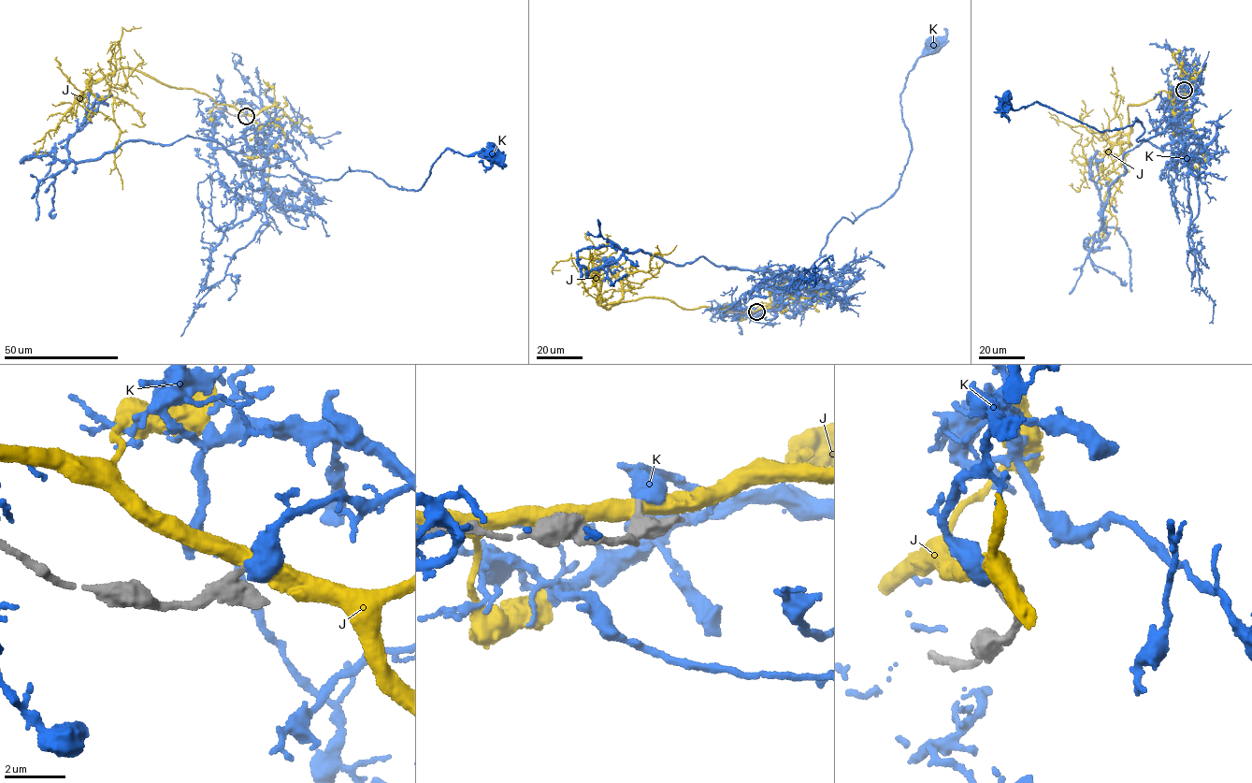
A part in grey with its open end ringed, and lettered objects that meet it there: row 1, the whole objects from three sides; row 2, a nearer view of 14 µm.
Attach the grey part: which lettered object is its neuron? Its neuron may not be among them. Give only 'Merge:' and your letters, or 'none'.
Merge: none

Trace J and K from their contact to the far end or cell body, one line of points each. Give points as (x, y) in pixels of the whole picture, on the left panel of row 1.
J: (244, 113), (128, 68), (95, 80), (91, 92), (105, 97), (127, 84), (119, 41), (123, 29), (141, 27)
K: (245, 113), (268, 119), (266, 165), (290, 160), (325, 180), (360, 170), (416, 190), (447, 149), (493, 154)

